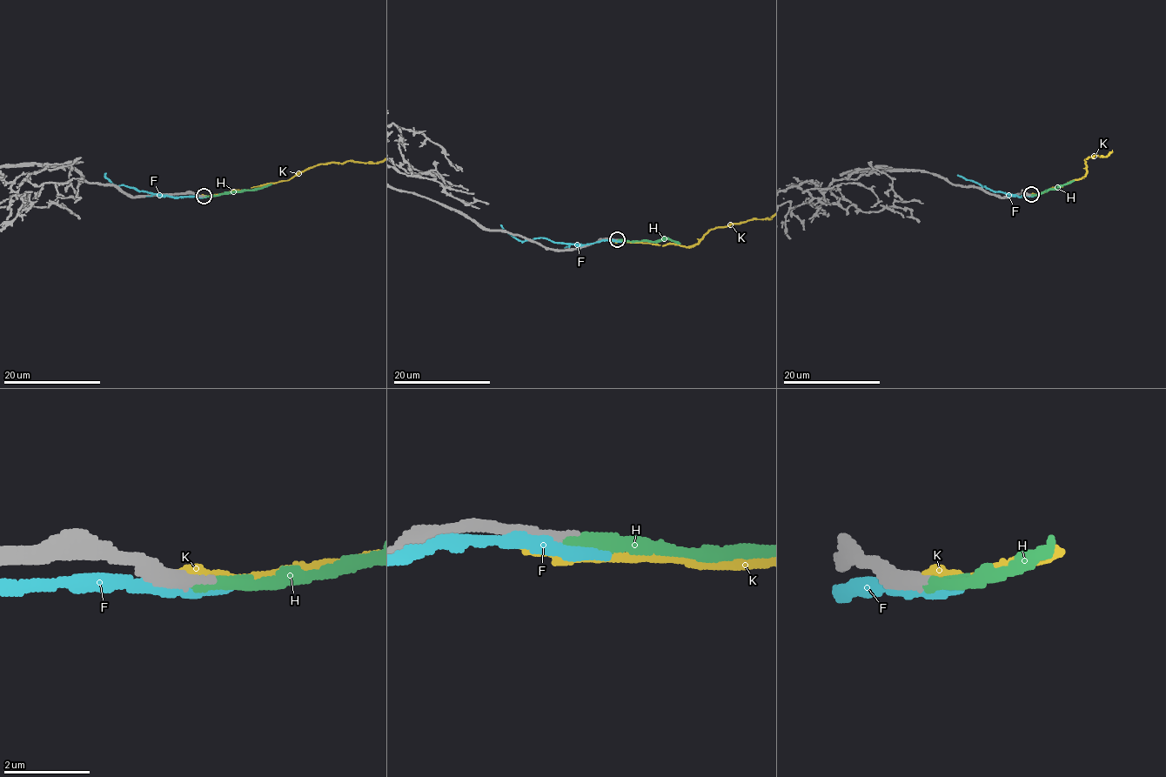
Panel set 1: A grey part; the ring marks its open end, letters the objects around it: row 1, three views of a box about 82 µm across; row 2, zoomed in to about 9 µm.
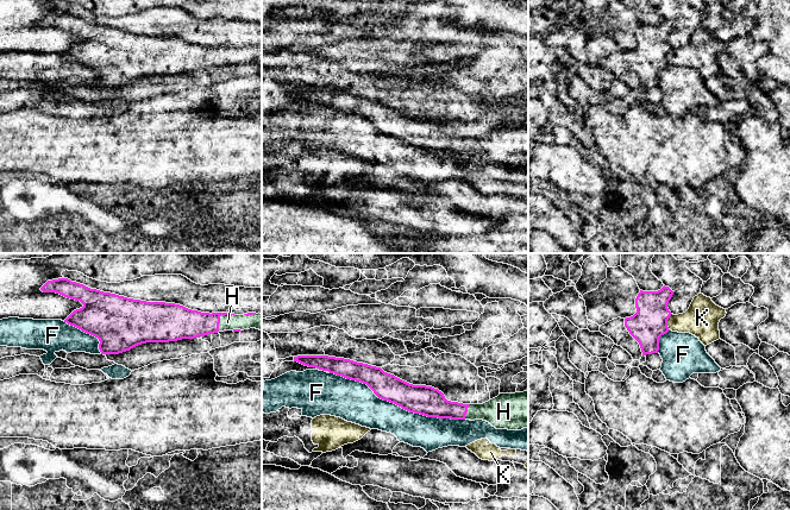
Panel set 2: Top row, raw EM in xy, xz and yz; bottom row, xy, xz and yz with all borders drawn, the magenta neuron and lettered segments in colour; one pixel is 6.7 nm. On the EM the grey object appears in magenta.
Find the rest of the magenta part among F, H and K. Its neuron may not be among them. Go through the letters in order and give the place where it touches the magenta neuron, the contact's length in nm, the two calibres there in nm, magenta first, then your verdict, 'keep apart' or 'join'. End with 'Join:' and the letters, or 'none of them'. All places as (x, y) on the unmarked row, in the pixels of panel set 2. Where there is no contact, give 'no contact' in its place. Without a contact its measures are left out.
F: xz (397, 138) | 950 nm | 200/240 nm | keep apart
H: xy (220, 49) | 170 nm | 200/110 nm | join
K: yz (666, 56) | 110 nm | 240/240 nm | keep apart
Join: H

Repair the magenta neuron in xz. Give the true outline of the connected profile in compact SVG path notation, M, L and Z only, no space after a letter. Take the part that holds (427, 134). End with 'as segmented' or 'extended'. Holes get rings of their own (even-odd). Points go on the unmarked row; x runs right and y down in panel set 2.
M297 89L294 95L366 118L378 132L409 146L438 152L483 153L496 163L521 164L528 160L528 125L500 127L483 138L463 138L447 134L432 120L413 119L381 101L350 93Z; extended

